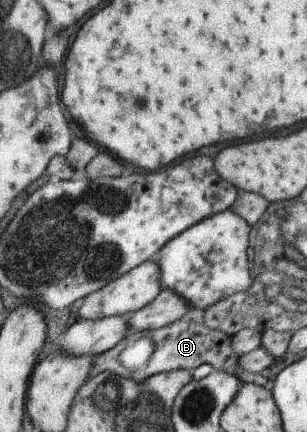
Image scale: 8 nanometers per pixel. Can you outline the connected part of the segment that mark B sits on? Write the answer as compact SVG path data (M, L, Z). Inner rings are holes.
M201 316L184 318L172 325L162 327L162 329L152 329L152 331L138 331L131 333L122 339L114 349L96 355L94 358L94 367L90 371L89 377L92 378L102 372L110 371L122 375L126 378L134 378L136 381L144 382L150 377L164 372L181 370L181 369L198 369L201 365L210 363L215 371L229 371L241 377L242 381L252 383L258 379L260 373L248 373L246 369L240 367L241 356L234 351L233 336L224 331L212 329L208 327L208 323ZM142 338L152 339L156 343L156 351L150 359L150 365L140 369L140 371L132 372L126 368L119 357L127 348L132 347L138 340Z

